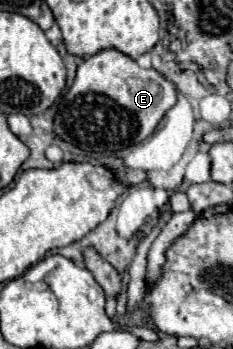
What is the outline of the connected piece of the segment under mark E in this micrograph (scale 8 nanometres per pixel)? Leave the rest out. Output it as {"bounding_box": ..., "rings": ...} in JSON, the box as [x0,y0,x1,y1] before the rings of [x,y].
{"bounding_box":[54,50,178,152],"rings":[[[102,50],[78,66],[74,84],[62,96],[54,116],[54,134],[86,152],[124,150],[146,140],[176,100],[178,92],[174,84],[160,72],[140,68],[118,50]]]}

